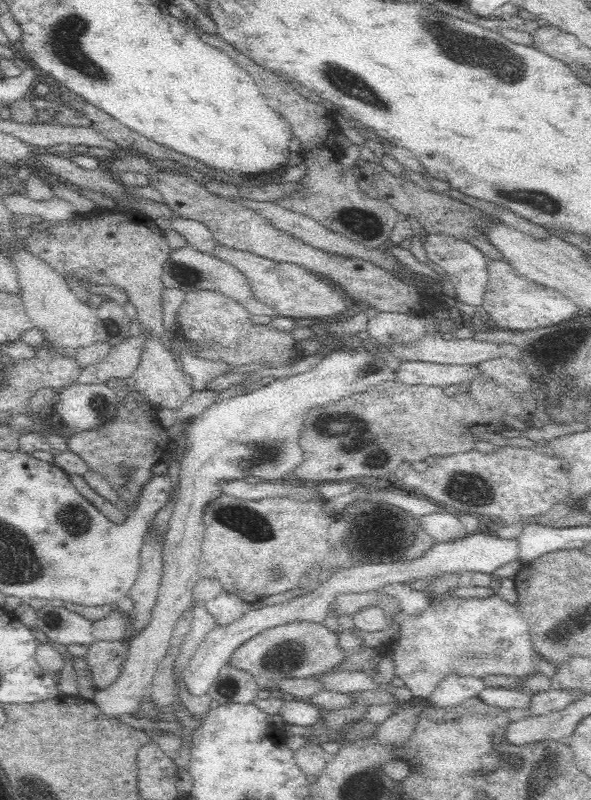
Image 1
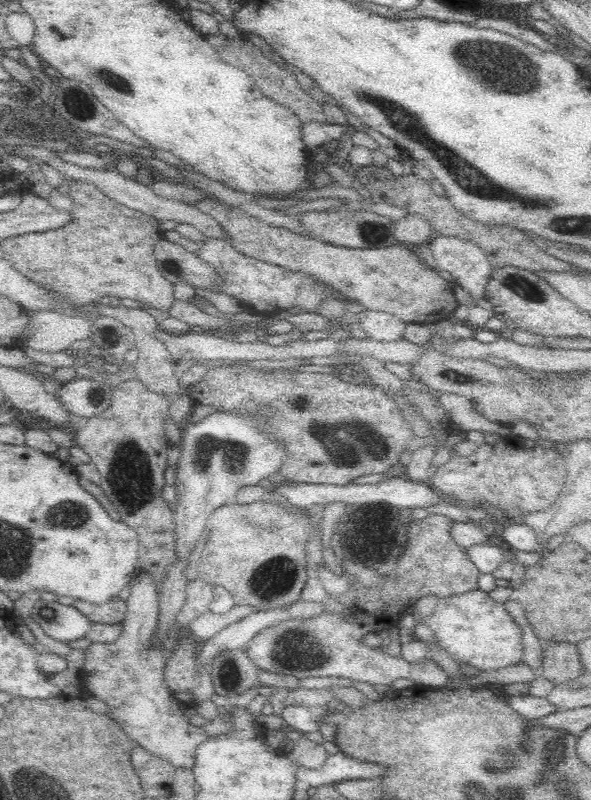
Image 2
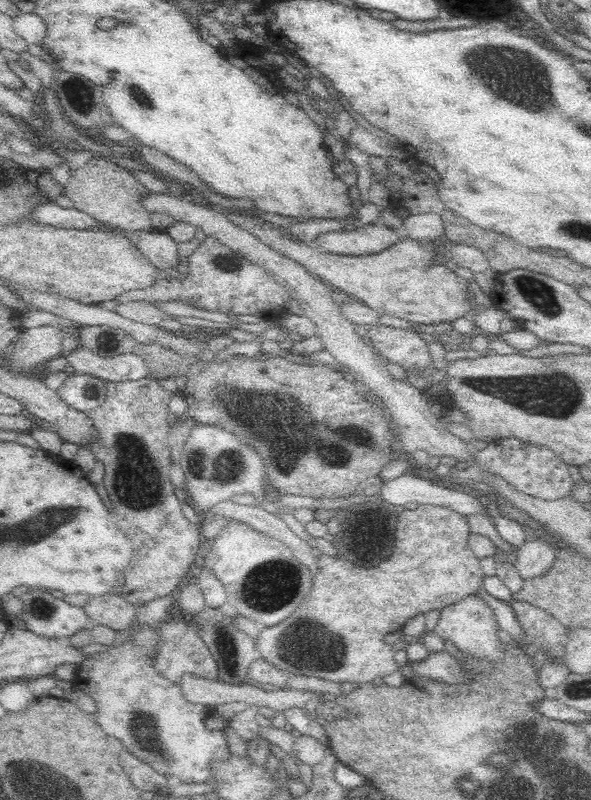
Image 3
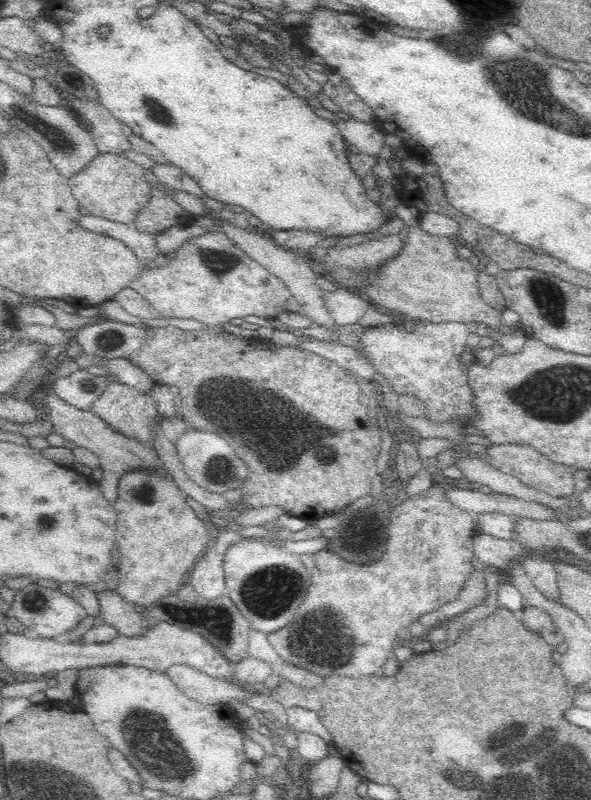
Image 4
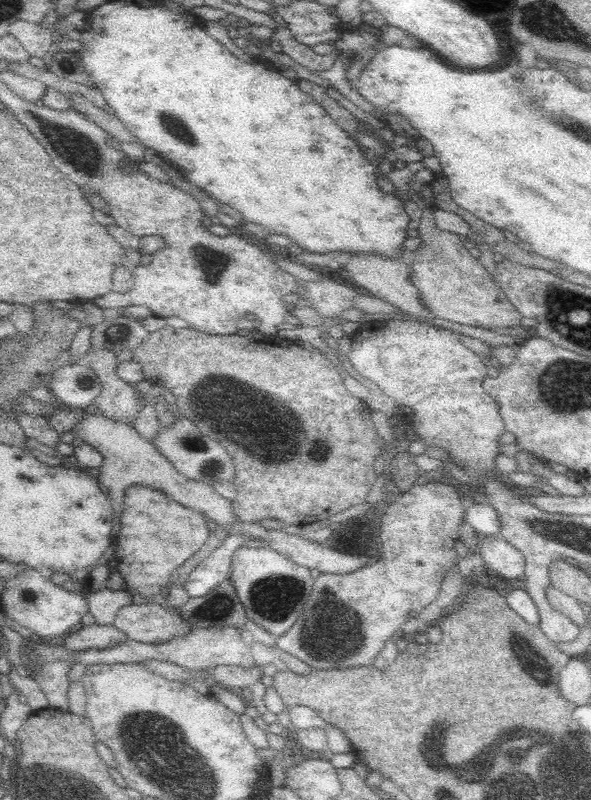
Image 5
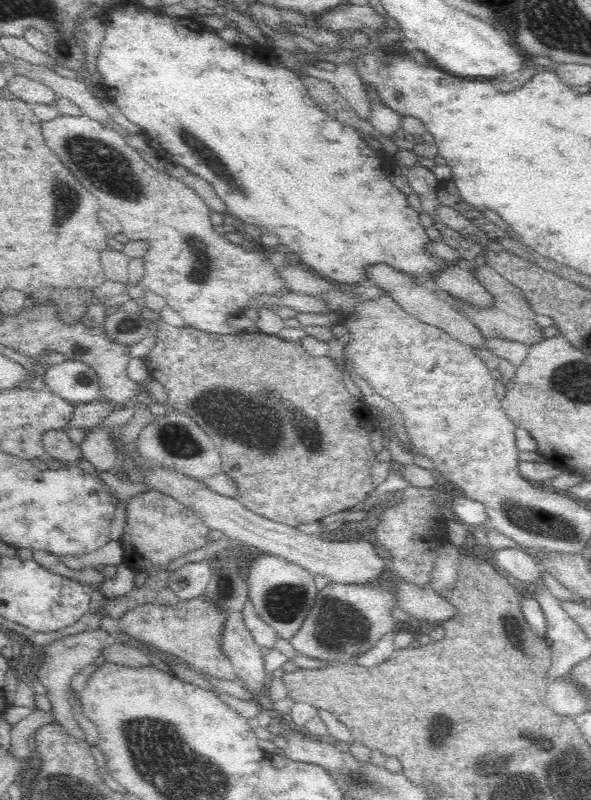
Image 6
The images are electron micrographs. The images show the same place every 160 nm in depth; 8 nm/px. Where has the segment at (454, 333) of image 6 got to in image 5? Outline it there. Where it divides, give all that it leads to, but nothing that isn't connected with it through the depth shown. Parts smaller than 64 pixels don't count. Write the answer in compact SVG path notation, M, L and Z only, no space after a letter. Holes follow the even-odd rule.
M357 253L344 260L342 265L346 276L354 279L358 285L363 286L372 293L372 296L381 298L393 304L399 310L414 316L433 318L430 311L420 303L418 289L411 283L410 273L412 269L402 258L388 258L378 253Z

